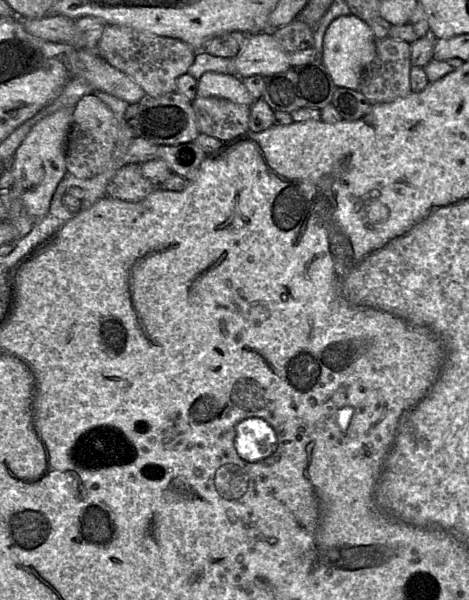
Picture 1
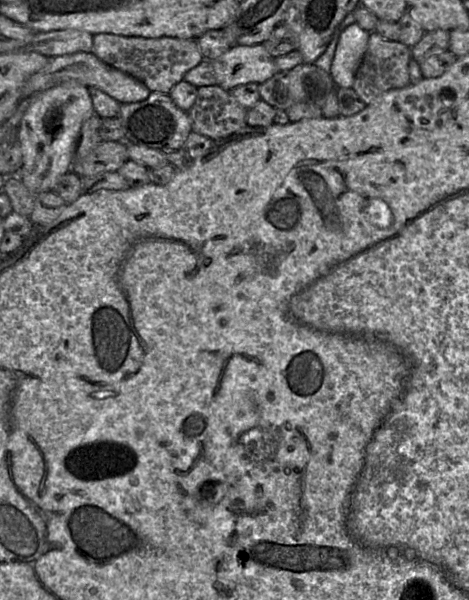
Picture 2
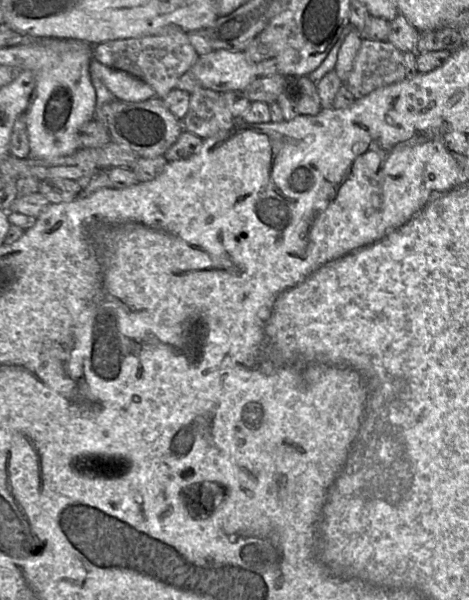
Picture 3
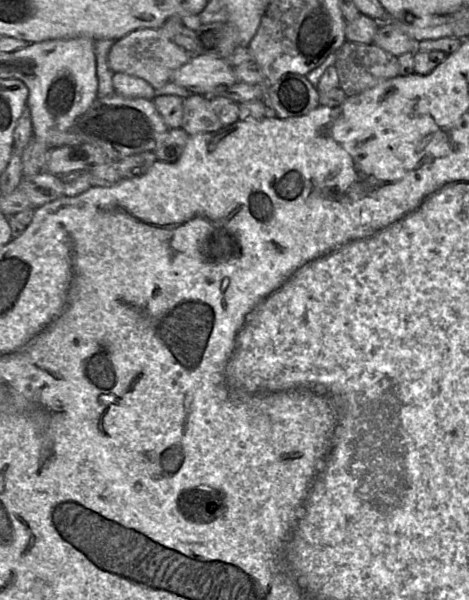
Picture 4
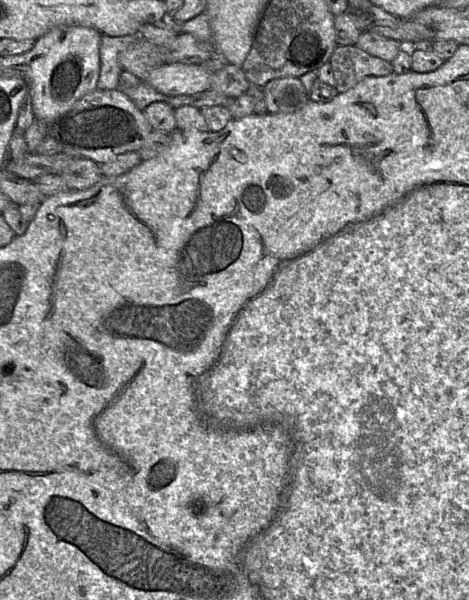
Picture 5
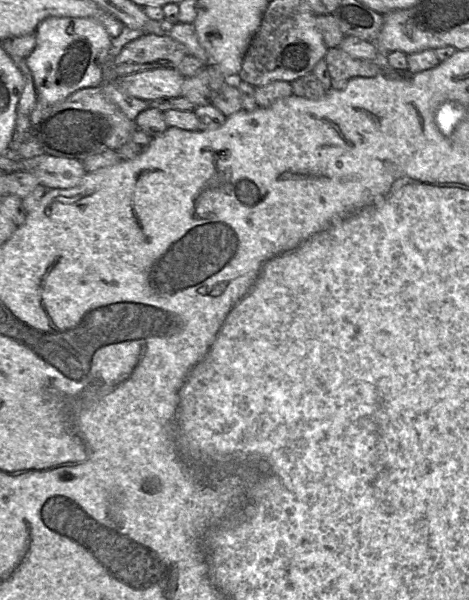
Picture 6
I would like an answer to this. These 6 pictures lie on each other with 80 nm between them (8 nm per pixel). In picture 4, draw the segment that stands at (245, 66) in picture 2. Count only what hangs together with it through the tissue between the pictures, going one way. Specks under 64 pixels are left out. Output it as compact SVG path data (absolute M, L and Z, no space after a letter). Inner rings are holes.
M197 55L171 76L170 82L204 95L225 89L237 83L234 68L225 58L213 55Z

